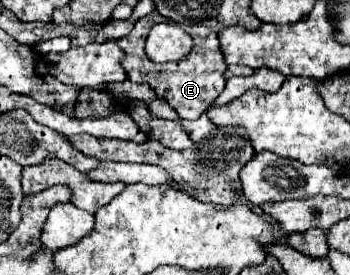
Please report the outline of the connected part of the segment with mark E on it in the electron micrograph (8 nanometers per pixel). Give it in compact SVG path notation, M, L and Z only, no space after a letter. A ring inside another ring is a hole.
M147 18L137 20L135 28L127 36L117 40L121 50L127 54L125 60L123 60L123 68L125 68L125 72L127 72L131 82L149 84L157 92L159 98L167 100L169 106L177 110L177 114L181 118L195 120L195 118L199 118L211 106L211 102L225 88L227 64L223 60L223 52L220 49L217 33L201 24L184 24L182 25L183 30L193 38L194 42L193 50L191 50L189 56L185 60L181 60L181 62L155 64L145 54L145 38L147 38L152 24L153 22Z

